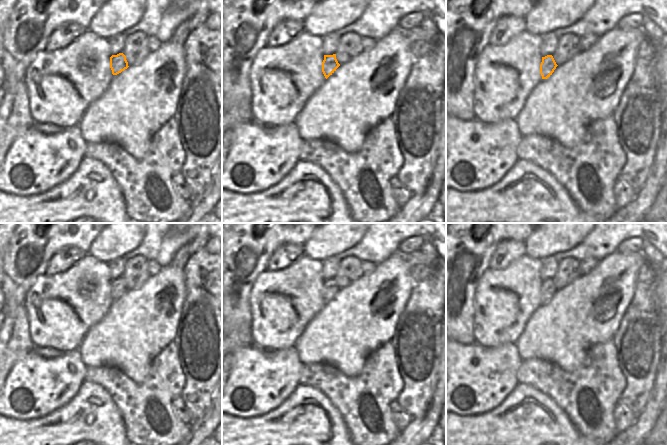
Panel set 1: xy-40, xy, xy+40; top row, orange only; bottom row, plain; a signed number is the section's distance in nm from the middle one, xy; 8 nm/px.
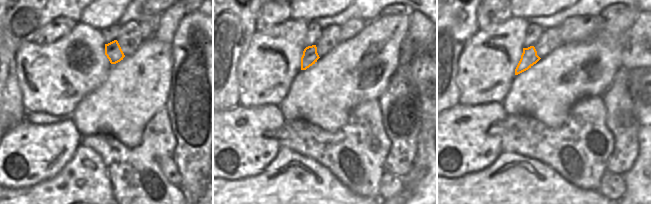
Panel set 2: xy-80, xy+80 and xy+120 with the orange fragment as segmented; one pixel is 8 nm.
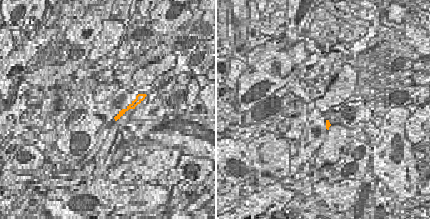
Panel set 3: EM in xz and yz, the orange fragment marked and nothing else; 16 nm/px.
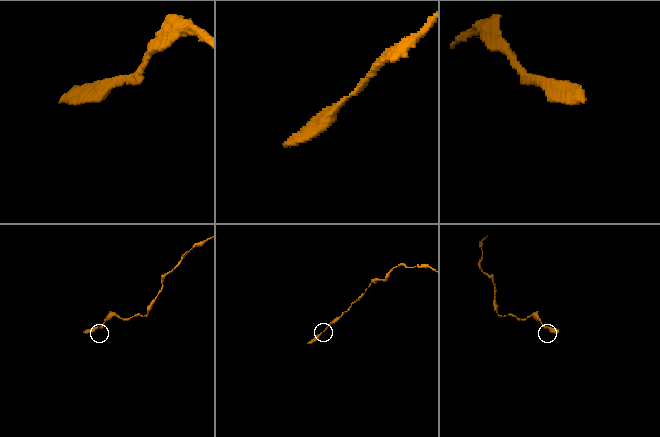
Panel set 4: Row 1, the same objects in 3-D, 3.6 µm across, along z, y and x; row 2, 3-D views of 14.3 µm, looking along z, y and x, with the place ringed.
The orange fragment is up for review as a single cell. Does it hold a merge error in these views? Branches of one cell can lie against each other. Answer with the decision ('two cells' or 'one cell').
one cell

